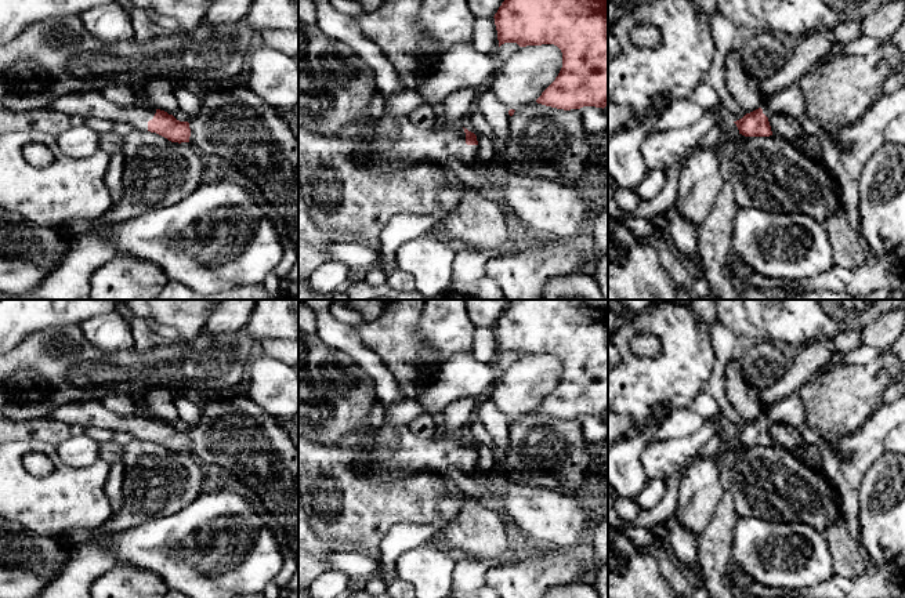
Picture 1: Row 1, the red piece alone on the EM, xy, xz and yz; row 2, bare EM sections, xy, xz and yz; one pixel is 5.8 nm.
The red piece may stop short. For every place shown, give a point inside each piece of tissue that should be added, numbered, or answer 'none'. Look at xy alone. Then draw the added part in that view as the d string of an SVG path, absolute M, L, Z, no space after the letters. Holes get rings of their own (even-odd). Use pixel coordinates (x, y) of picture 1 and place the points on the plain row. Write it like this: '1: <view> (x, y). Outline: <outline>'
1: xy (93, 413). Outline: M87 401L59 406L50 418L68 425L97 427L102 430L127 431L135 439L148 441L148 431L153 428L156 416L146 413L142 407L130 416L120 416L111 412L102 401Z

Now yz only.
1: yz (789, 410). Outline: M797 392L763 407L760 417L768 428L774 424L785 424L800 430L806 427L806 410Z

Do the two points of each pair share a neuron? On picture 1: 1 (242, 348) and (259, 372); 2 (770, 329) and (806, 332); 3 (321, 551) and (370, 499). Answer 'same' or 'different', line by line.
1: different
2: same
3: different

